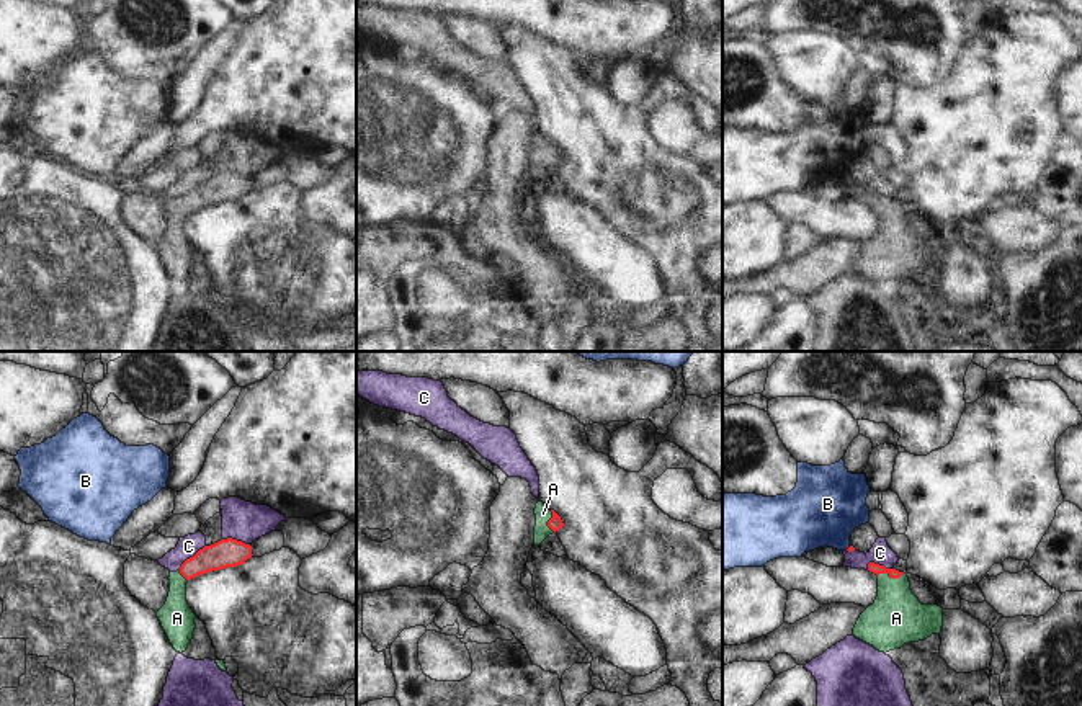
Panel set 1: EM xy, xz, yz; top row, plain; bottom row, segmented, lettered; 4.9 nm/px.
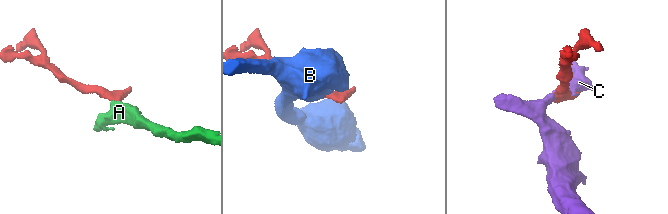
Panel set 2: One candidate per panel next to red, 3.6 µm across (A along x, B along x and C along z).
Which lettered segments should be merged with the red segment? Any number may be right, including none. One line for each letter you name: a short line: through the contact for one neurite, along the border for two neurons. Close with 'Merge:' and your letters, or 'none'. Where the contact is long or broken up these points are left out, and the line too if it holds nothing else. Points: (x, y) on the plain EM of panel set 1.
A: line yz (873, 201), (889, 210), (896, 252)
Merge: A

